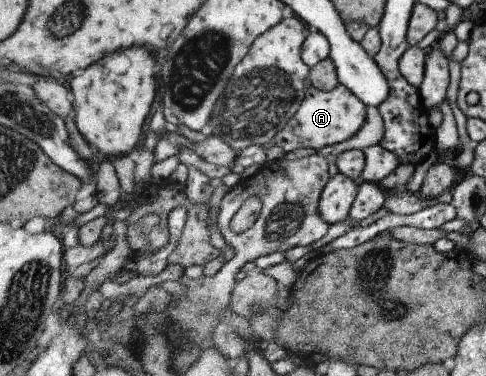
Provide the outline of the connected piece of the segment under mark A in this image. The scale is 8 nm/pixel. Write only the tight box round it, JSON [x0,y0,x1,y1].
[273,83,366,154]

